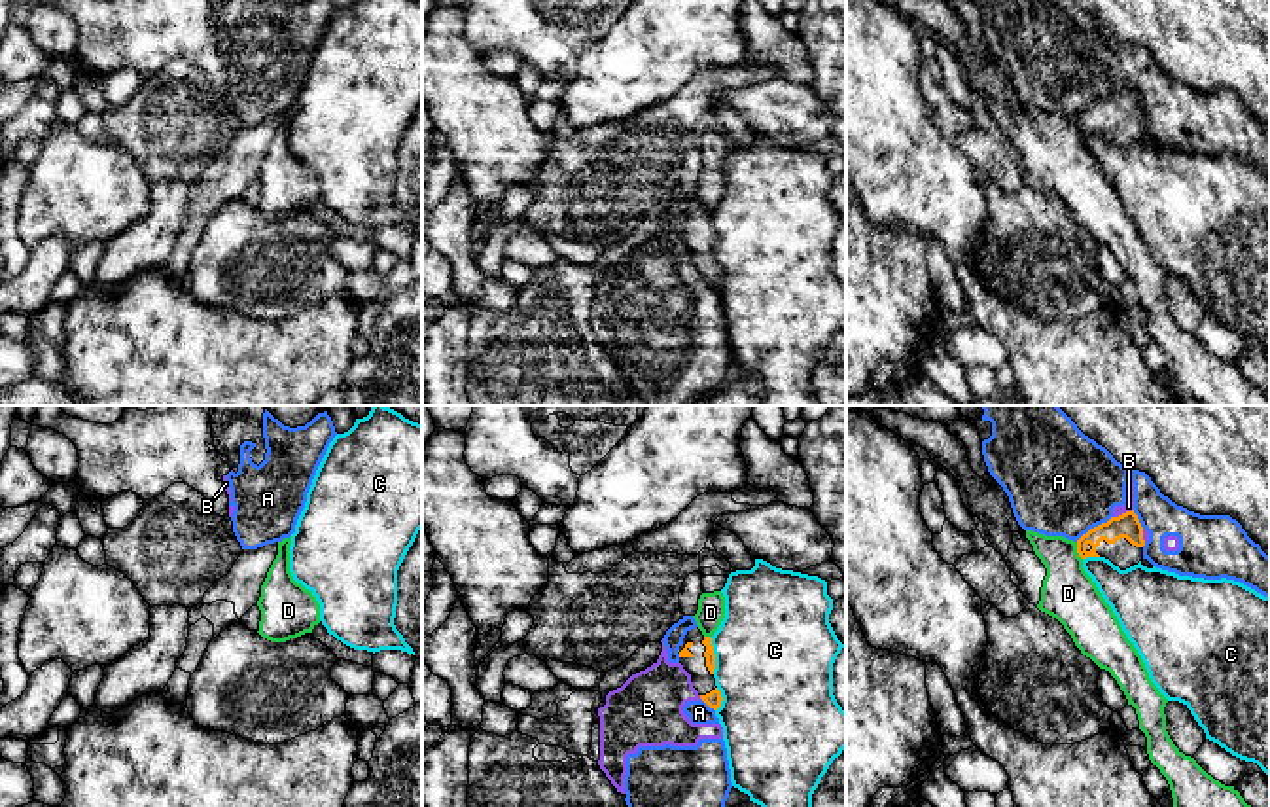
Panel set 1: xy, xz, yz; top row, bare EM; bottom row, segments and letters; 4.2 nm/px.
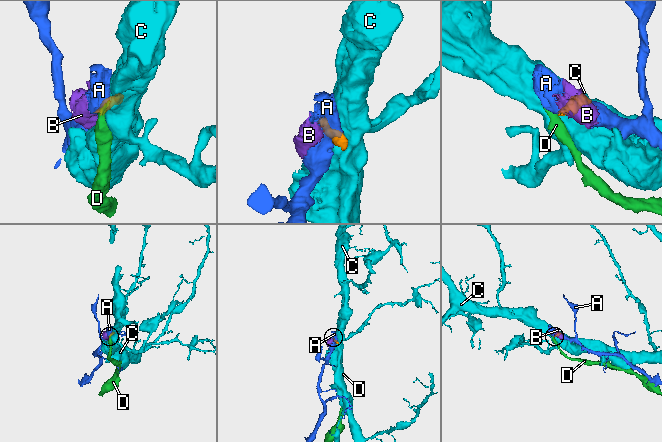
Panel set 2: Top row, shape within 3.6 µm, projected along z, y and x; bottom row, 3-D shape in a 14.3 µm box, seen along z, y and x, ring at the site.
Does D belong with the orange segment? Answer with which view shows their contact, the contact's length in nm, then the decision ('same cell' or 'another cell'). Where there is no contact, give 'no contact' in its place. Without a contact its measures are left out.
meets orange in yz; contact 80 nm long; another cell

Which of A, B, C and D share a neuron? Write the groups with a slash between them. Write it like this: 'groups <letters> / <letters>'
groups A B / C / D

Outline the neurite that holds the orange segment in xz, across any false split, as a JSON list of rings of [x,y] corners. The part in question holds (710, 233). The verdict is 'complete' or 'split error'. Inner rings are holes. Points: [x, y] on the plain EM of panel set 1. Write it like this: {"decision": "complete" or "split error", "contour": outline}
{"decision": "split error", "contour": [[[698,203],[687,206],[683,220],[678,225],[679,239],[691,250],[693,263],[700,275],[714,286],[721,282],[721,267],[715,261],[714,244],[715,229],[712,214],[704,212]]]}

